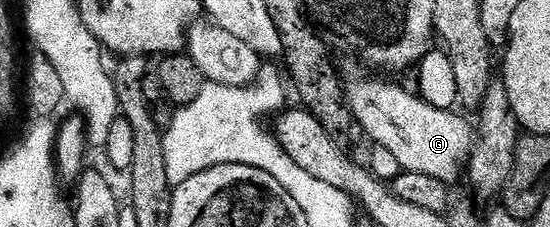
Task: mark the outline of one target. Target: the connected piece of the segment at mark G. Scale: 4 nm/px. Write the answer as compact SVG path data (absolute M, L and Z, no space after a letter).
M357 79L347 87L347 102L354 120L373 138L372 142L383 146L389 153L398 158L402 171L414 171L415 173L427 173L433 177L439 177L446 185L452 184L452 179L457 174L462 174L463 164L468 160L469 152L475 142L475 131L461 115L453 115L452 110L444 111L435 105L431 105L420 94L408 91L397 83L384 83L381 79Z

